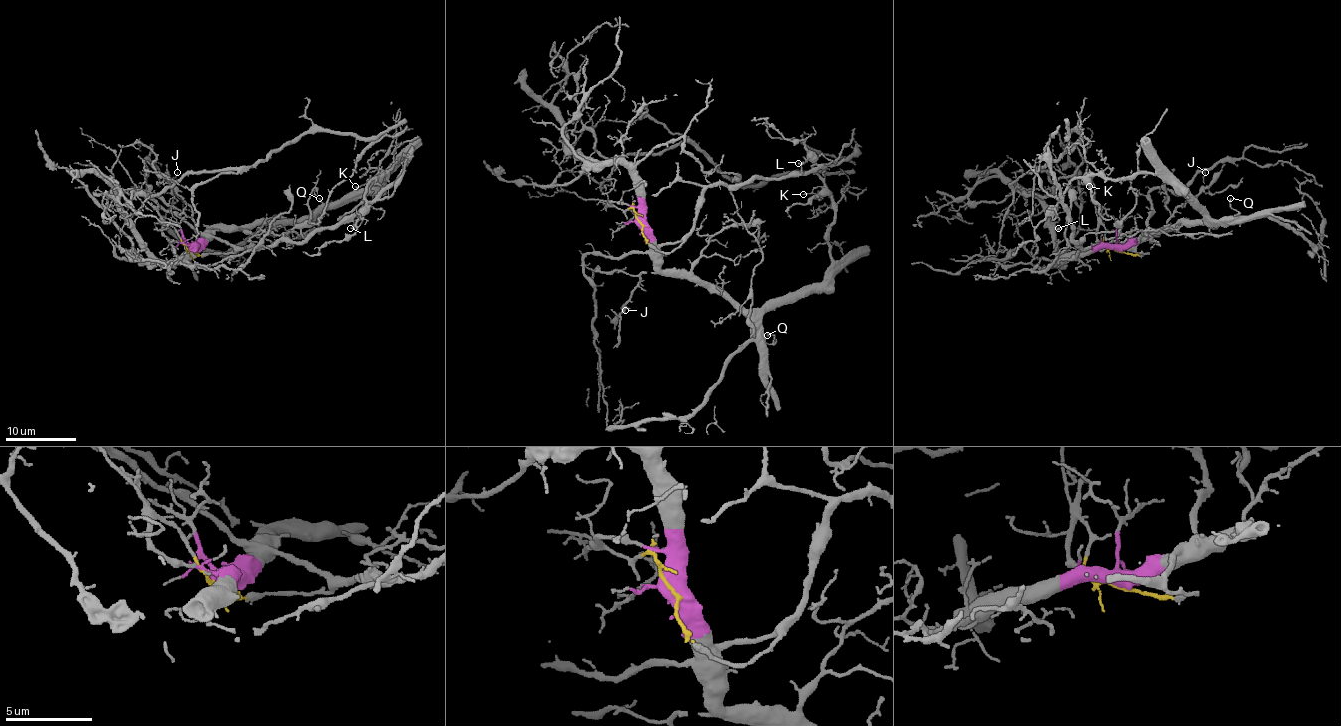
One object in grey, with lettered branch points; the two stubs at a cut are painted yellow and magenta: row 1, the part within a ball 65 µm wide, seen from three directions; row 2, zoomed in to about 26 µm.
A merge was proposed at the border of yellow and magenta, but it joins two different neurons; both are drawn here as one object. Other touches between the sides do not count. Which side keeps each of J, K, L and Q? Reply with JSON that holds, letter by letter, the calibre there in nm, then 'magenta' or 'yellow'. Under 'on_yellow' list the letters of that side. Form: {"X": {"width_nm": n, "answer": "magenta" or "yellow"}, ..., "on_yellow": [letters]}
{"J": {"width_nm": 100, "answer": "magenta"}, "K": {"width_nm": 120, "answer": "magenta"}, "L": {"width_nm": 190, "answer": "yellow"}, "Q": {"width_nm": 120, "answer": "magenta"}, "on_yellow": ["L"]}

